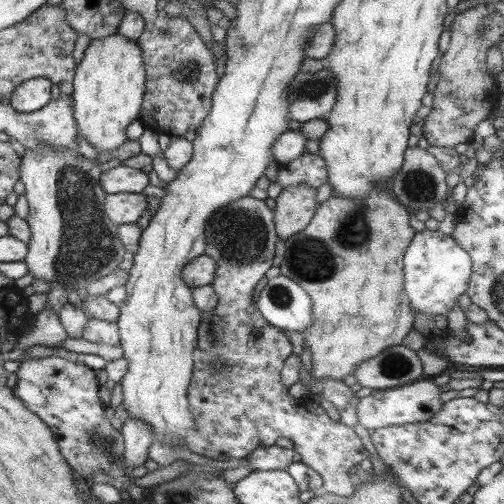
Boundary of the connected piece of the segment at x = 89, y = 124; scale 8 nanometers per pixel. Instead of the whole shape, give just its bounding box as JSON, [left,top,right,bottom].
[70,33,146,150]

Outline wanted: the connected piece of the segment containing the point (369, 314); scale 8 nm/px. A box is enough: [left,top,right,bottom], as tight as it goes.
[279,186,416,381]

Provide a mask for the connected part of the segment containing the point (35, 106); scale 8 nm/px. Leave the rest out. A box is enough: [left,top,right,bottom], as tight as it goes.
[10,77,53,113]

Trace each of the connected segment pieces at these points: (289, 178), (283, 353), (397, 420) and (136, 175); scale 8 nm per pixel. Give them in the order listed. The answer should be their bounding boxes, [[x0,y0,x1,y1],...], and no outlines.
[[272,151,328,191],[183,195,369,496],[358,379,443,430],[100,165,154,195]]

